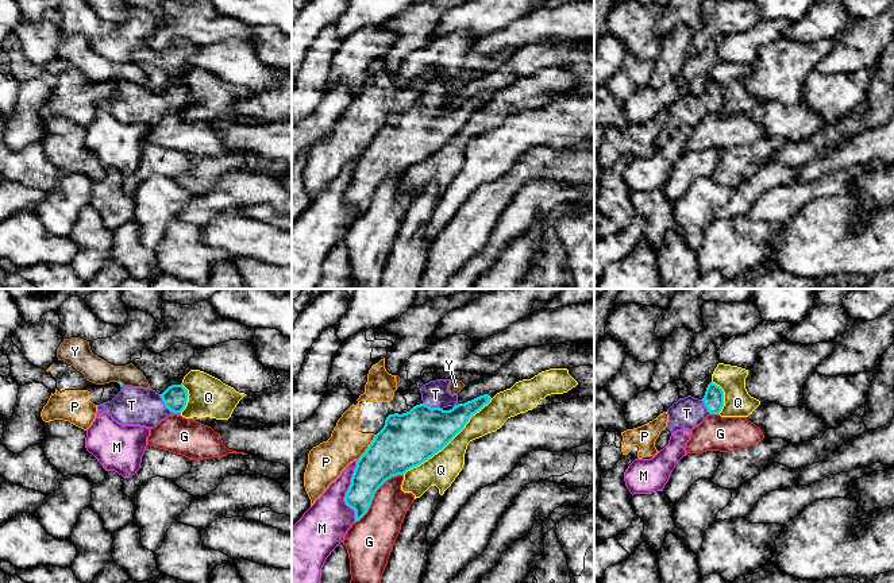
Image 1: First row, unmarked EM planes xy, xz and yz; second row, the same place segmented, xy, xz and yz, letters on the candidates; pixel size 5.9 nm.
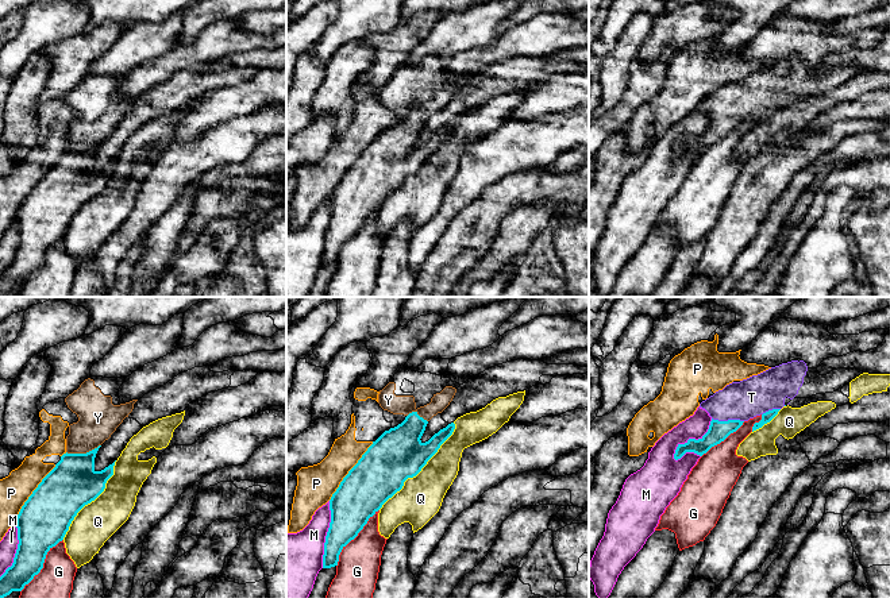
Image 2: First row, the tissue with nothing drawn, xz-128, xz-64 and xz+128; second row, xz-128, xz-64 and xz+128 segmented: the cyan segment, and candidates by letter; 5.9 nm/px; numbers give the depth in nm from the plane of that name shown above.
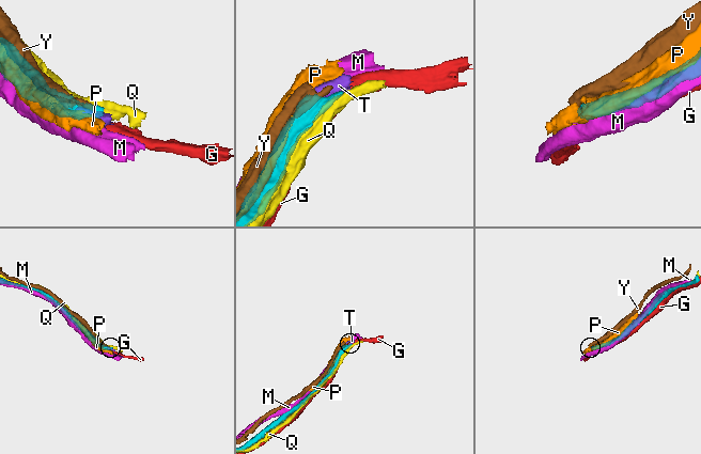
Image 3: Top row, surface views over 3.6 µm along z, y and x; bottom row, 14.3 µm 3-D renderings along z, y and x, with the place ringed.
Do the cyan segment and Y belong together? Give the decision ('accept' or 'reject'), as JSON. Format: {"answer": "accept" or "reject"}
{"answer": "reject"}

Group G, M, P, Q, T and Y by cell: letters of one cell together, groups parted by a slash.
G / M / P / Q / T / Y

